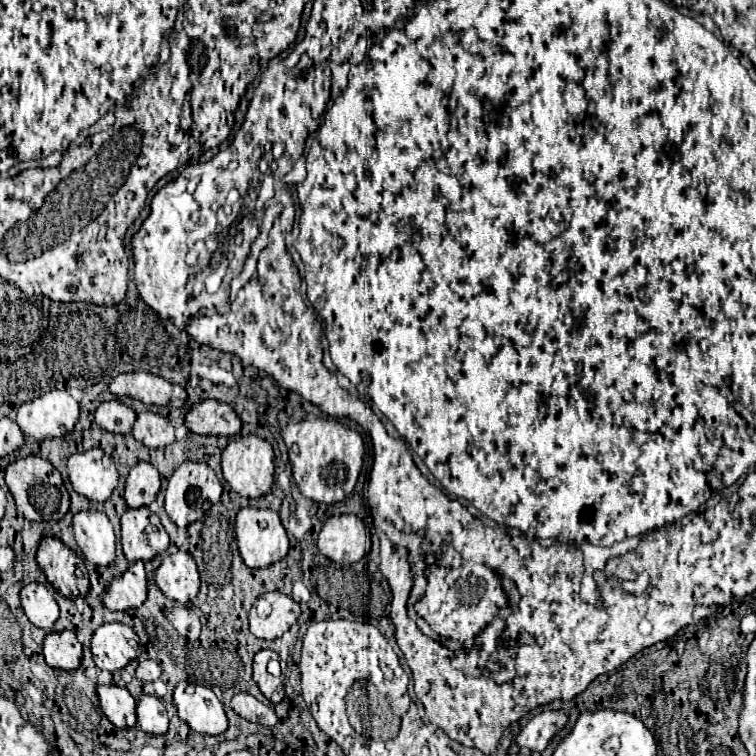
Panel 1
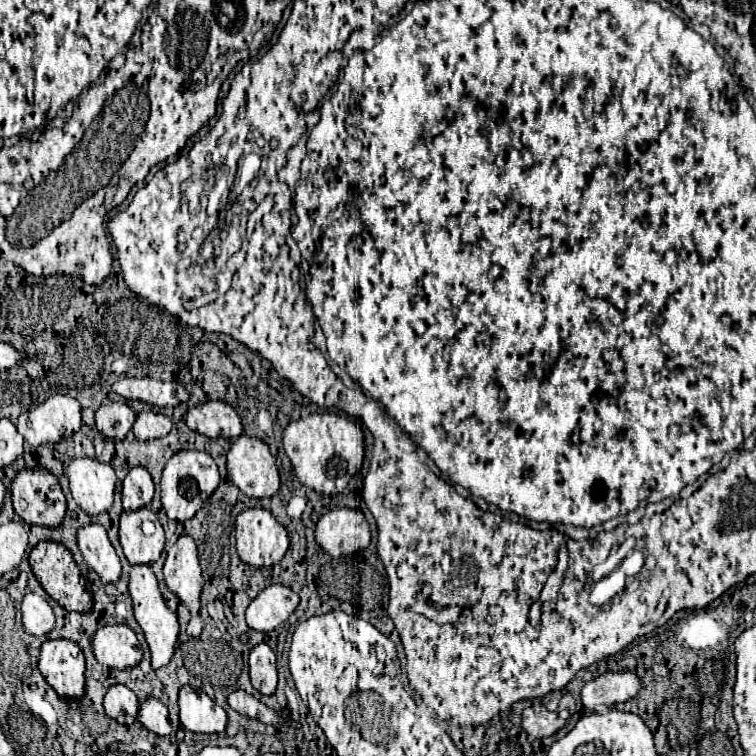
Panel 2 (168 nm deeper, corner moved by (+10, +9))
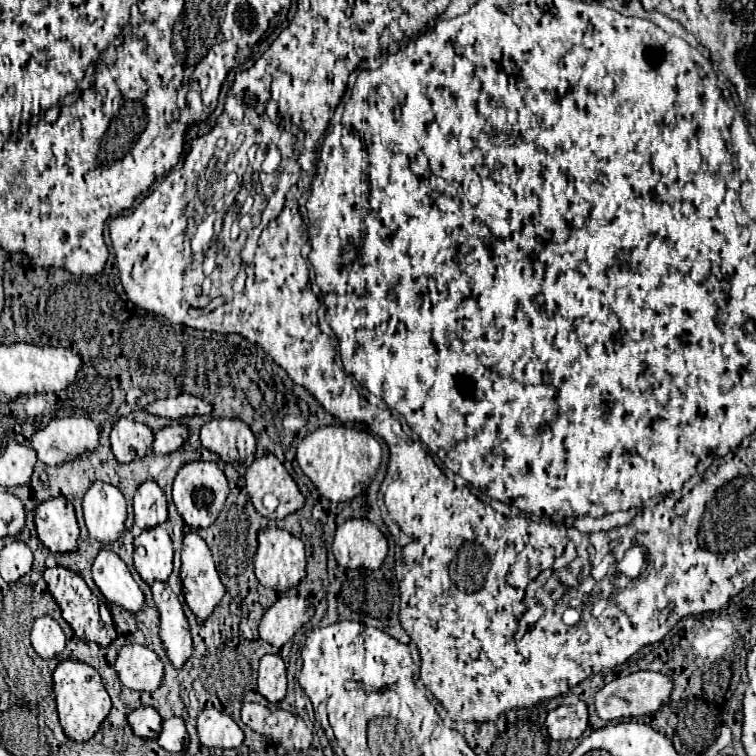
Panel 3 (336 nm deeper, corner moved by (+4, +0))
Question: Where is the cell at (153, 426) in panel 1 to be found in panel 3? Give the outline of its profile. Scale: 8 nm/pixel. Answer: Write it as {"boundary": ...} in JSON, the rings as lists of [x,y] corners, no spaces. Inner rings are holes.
{"boundary":[[[169,425],[169,427],[163,427],[155,433],[155,439],[153,439],[153,453],[171,453],[175,449],[179,449],[189,437],[189,431],[185,425]]]}

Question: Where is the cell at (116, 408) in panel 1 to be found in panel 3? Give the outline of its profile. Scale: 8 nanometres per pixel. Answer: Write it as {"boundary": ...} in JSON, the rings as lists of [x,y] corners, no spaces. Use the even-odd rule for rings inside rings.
{"boundary":[[[121,417],[111,429],[111,451],[117,461],[131,461],[133,457],[143,457],[147,447],[153,443],[153,431],[129,417]]]}

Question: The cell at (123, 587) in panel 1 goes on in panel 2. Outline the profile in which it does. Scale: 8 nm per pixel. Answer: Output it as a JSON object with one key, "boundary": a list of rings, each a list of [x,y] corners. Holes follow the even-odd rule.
{"boundary":[[[145,564],[133,566],[131,568],[131,582],[129,582],[129,592],[133,598],[133,610],[135,610],[135,618],[139,622],[139,626],[143,628],[145,640],[151,648],[151,666],[157,670],[161,666],[165,666],[173,652],[175,652],[175,644],[179,640],[179,622],[177,622],[177,614],[165,604],[161,592],[159,592],[159,584],[157,578],[153,574],[153,570]]]}

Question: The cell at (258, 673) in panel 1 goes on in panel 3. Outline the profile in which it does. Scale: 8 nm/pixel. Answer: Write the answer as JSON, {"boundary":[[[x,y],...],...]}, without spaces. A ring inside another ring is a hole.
{"boundary":[[[263,655],[259,661],[259,693],[269,703],[279,703],[287,693],[285,663],[279,655]]]}

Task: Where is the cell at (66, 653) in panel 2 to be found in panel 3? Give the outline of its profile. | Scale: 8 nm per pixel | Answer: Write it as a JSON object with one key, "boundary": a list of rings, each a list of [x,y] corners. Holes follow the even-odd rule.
{"boundary":[[[63,659],[55,667],[53,693],[57,699],[57,711],[59,711],[59,721],[63,725],[63,731],[67,737],[71,737],[75,741],[87,741],[89,737],[93,737],[93,733],[99,729],[99,725],[107,717],[107,713],[111,711],[111,699],[105,691],[105,685],[103,685],[99,673],[83,661]]]}

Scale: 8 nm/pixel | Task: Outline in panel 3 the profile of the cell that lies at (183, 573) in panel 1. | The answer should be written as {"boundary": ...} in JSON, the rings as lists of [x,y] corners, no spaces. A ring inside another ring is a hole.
{"boundary":[[[187,533],[181,551],[183,597],[199,623],[203,623],[225,595],[225,587],[215,571],[211,551],[197,533]]]}

